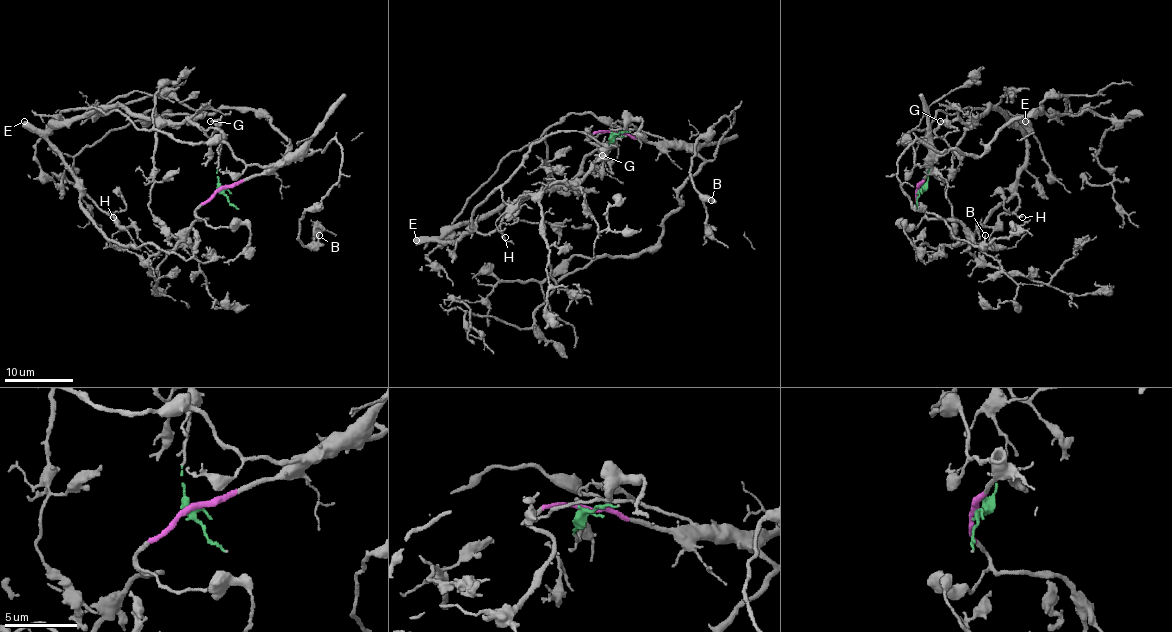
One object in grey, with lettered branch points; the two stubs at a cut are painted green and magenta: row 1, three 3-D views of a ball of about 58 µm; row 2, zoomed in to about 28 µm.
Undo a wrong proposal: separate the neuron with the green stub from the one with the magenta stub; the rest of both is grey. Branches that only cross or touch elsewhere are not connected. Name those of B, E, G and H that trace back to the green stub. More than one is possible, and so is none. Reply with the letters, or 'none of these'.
E, G, H

